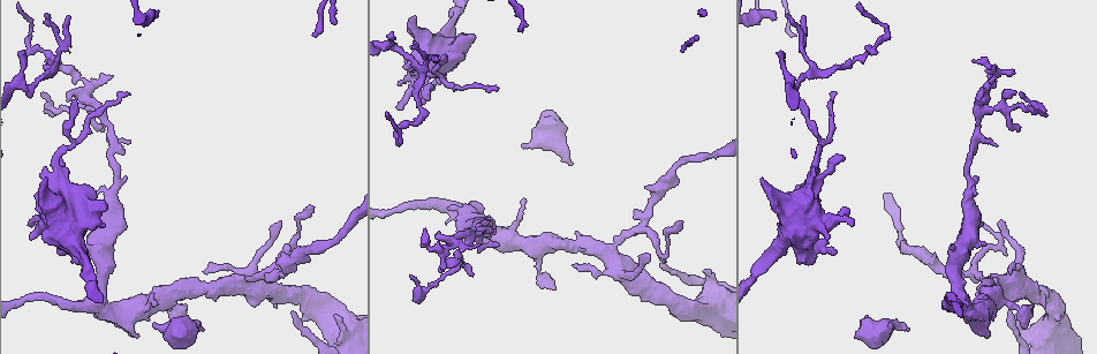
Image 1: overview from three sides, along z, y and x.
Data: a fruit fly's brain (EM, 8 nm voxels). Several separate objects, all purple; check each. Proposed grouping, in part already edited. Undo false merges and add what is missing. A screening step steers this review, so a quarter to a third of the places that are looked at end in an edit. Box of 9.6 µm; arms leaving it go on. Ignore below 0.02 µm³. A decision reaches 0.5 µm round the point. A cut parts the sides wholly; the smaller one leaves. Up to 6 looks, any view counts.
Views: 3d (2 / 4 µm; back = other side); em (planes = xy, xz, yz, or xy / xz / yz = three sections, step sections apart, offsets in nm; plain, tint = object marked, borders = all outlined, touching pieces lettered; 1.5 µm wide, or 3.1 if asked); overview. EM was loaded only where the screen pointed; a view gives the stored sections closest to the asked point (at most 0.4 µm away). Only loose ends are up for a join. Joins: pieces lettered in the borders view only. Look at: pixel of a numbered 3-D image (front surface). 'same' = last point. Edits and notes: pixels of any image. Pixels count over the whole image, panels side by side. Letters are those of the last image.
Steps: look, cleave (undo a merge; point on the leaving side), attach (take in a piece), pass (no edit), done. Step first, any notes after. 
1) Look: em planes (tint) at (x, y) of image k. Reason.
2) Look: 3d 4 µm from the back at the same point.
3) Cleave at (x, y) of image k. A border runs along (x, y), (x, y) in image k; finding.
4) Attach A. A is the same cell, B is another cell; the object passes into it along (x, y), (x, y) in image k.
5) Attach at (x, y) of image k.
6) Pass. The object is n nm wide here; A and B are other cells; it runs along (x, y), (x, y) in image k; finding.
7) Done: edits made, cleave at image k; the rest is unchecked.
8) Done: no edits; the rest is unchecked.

Look: em planes (borders) at (137, 336) of image 1. Branch stops here.

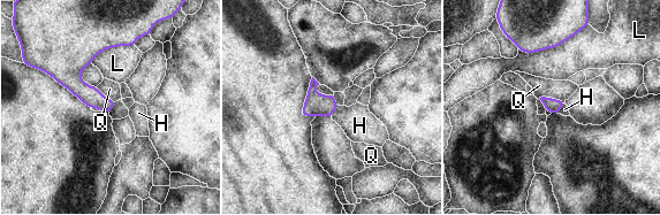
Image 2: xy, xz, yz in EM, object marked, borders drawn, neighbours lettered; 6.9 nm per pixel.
Attach H. H is the same cell, L and Q are other cells; the object passes into it along (553, 106), (560, 109), (564, 109) in image 2; it goes on there.

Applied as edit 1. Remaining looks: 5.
Look: em planes (tint) at (907, 329) of image 1. Free end.

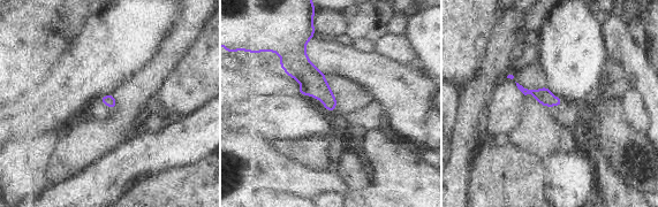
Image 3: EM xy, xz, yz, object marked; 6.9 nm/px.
Look: em planes (borders) at the same point.

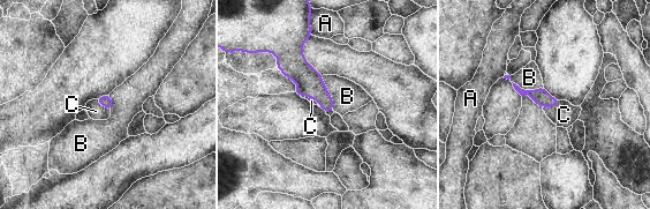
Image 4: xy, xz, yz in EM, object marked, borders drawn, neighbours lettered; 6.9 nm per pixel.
Attach C. The longest contact is with B, 260 nm; C is the same cell, A and B are other cells; the object passes into it along (539, 96), (551, 106), (564, 114) in image 4; it goes on there.

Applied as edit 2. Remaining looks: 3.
Look: em xy step 8 (borders) at (659, 263) of image 1. Tapers out.

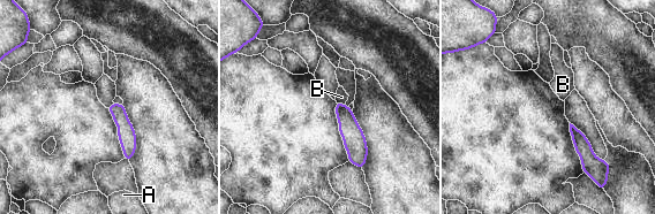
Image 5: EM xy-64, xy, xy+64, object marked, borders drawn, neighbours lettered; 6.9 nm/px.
Pass. The longest contact is with B, 70 nm; A and B are other cells; no lettered piece goes on from it.

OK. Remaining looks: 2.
Done: edits made, attach at image 2, attach at image 4; the rest is unchecked.

